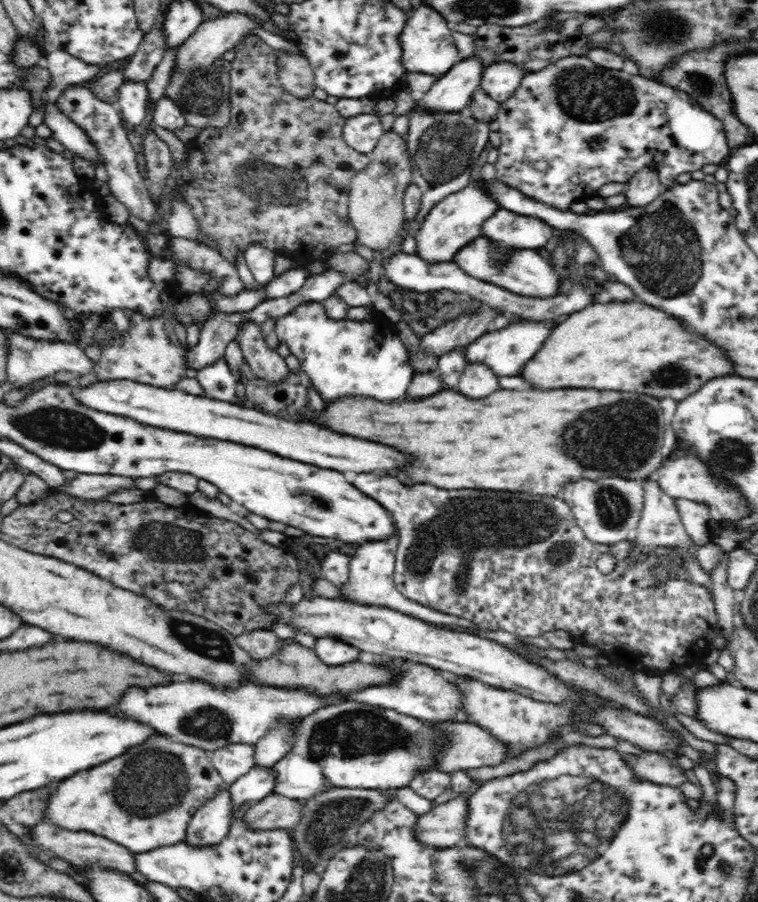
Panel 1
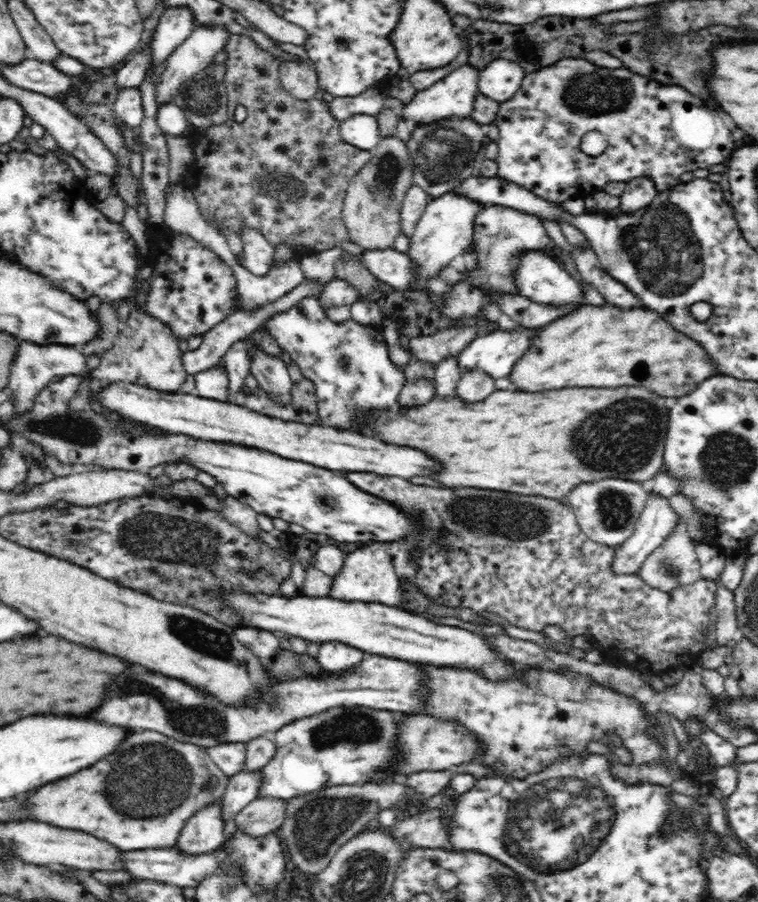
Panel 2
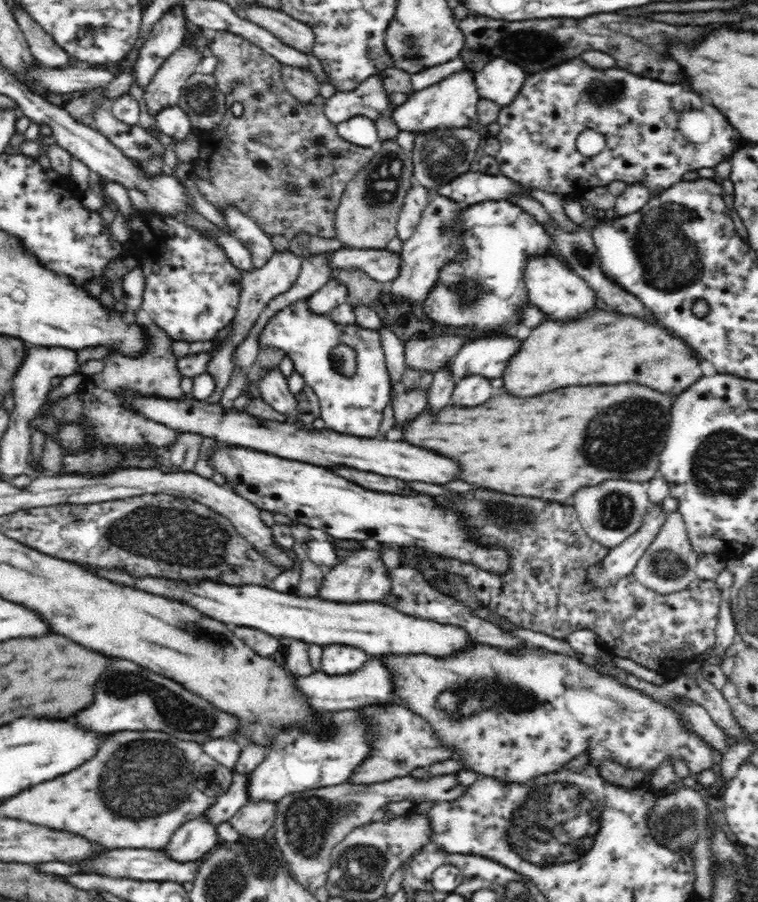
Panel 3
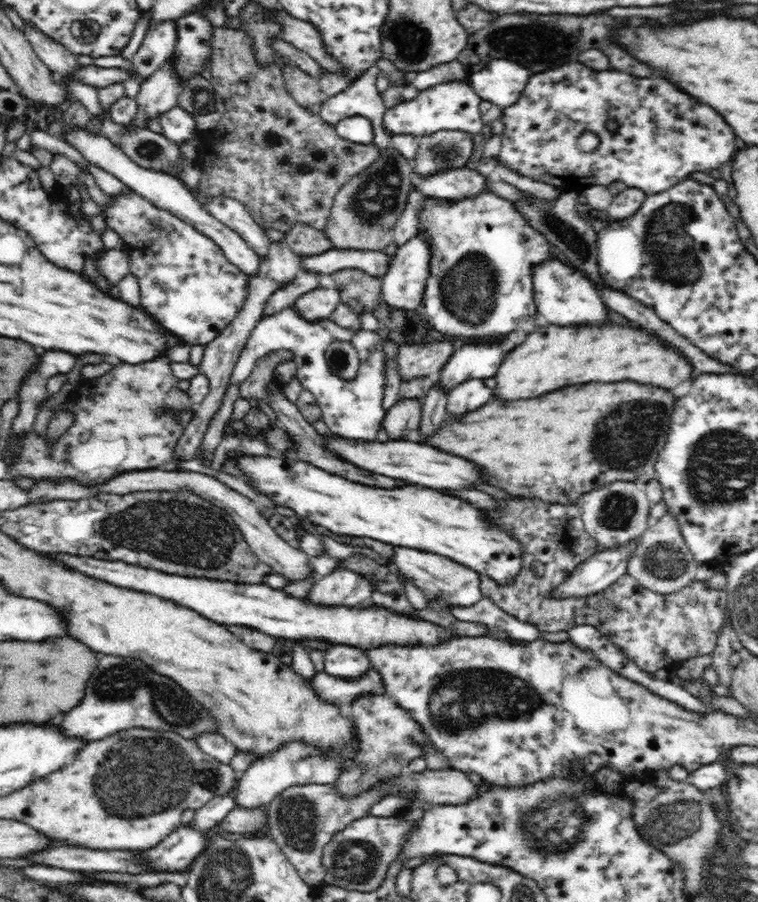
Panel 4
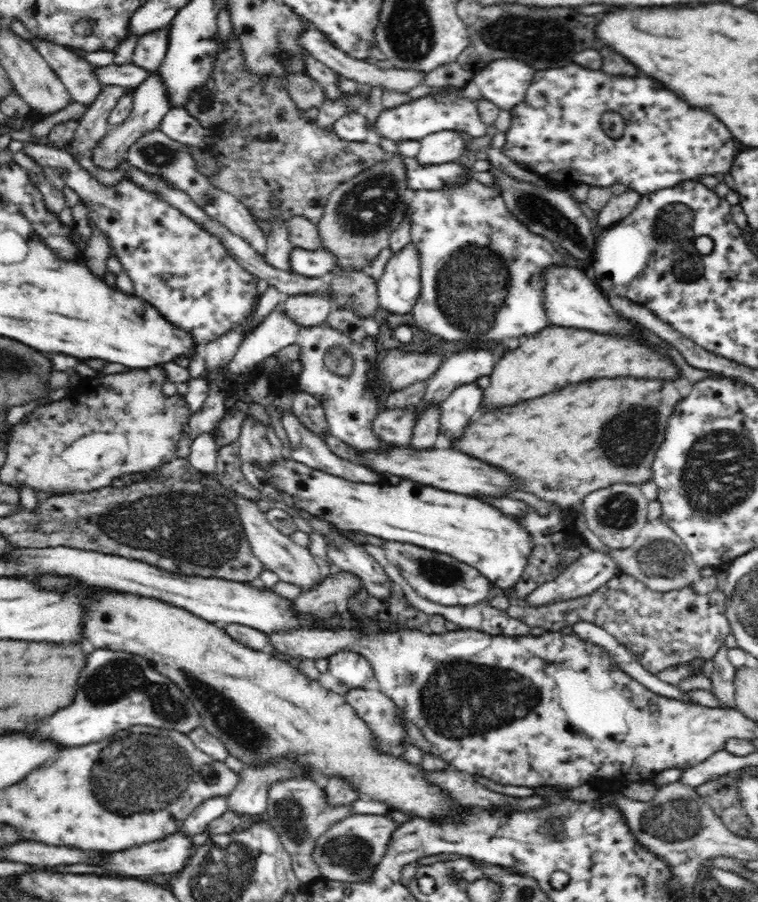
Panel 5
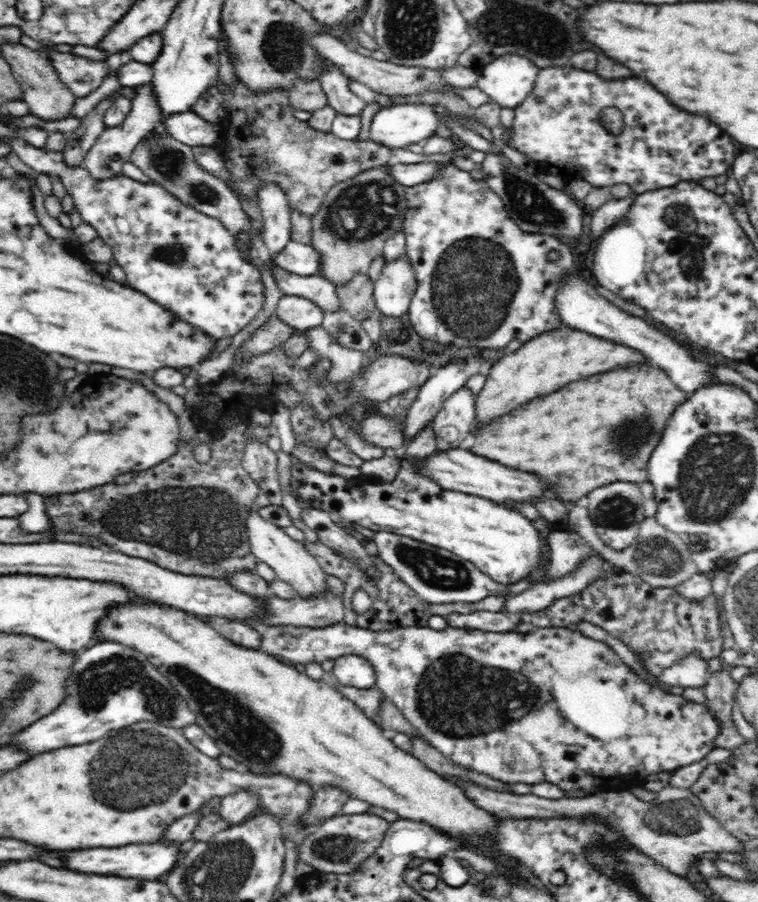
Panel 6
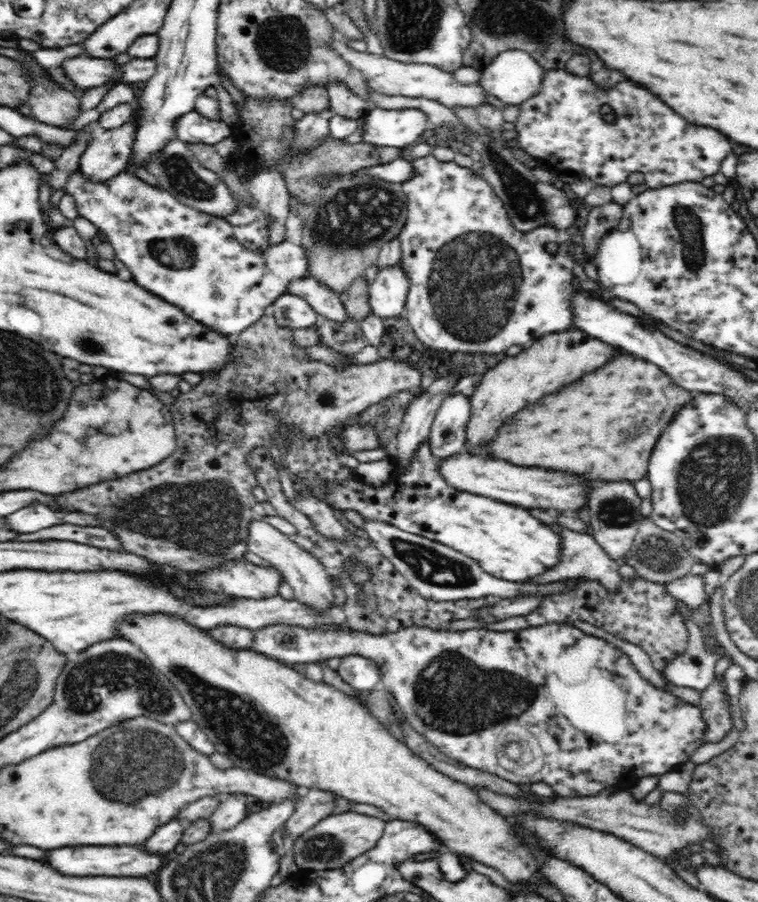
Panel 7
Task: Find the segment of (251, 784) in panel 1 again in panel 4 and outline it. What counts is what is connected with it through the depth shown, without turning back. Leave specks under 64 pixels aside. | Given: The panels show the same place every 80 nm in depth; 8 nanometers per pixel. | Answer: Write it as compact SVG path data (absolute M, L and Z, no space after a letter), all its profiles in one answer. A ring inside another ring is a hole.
M236 788L222 796L215 796L205 806L198 808L190 821L190 825L198 831L208 831L212 826L217 826L223 818L236 808Z

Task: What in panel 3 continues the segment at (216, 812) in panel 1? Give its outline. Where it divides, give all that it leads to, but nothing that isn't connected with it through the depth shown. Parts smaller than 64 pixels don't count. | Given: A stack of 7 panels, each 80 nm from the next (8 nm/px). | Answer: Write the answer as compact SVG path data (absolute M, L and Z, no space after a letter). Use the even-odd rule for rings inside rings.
M202 813L182 824L161 850L166 857L183 863L197 861L221 842L216 825Z

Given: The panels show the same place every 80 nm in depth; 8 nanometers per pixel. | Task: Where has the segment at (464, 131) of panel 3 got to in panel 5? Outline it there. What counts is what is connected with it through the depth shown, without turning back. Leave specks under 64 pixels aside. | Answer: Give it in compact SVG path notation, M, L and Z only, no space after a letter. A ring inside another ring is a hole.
M440 130L419 141L420 148L416 160L422 166L457 162L460 156L464 157L467 146L460 134L453 130Z

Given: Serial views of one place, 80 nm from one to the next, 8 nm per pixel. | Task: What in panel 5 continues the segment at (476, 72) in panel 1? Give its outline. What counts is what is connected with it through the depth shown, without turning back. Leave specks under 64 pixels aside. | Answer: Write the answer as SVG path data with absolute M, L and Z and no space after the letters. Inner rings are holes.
M447 87L444 92L430 94L424 98L418 98L407 104L396 106L392 109L384 109L376 119L375 130L384 138L389 138L395 143L403 140L417 140L440 132L440 130L453 130L457 132L467 132L474 138L484 136L486 127L478 113L478 106L475 100L463 96L462 90L465 88Z

